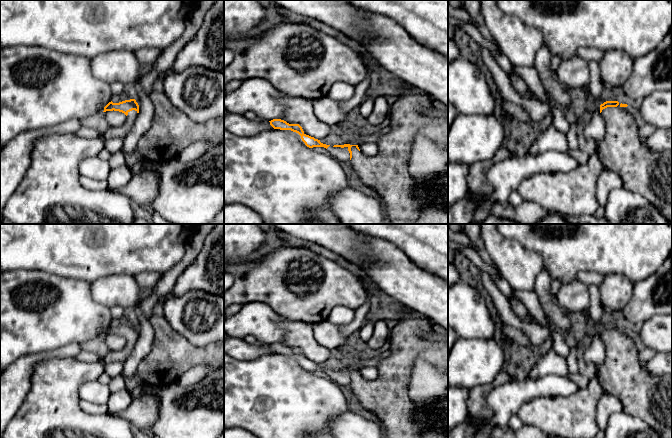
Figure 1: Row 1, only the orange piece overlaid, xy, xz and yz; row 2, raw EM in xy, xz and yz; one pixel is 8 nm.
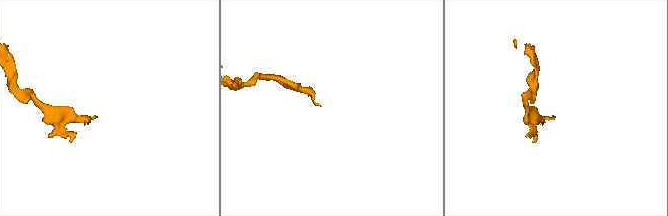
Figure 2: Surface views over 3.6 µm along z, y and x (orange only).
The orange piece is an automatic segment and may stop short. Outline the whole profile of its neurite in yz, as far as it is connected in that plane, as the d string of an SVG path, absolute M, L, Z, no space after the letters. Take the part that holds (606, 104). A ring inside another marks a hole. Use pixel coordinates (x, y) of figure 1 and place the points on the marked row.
M606 101L600 105L600 113L605 121L605 137L598 144L597 156L604 169L617 174L623 182L622 187L642 195L669 222L672 220L672 152L656 152L645 146L645 138L638 134L638 125L633 118L633 108L618 101Z

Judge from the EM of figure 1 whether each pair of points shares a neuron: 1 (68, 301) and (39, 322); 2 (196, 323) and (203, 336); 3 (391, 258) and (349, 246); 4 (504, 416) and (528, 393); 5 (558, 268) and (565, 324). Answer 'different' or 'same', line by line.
1: same
2: same
3: different
4: same
5: different

